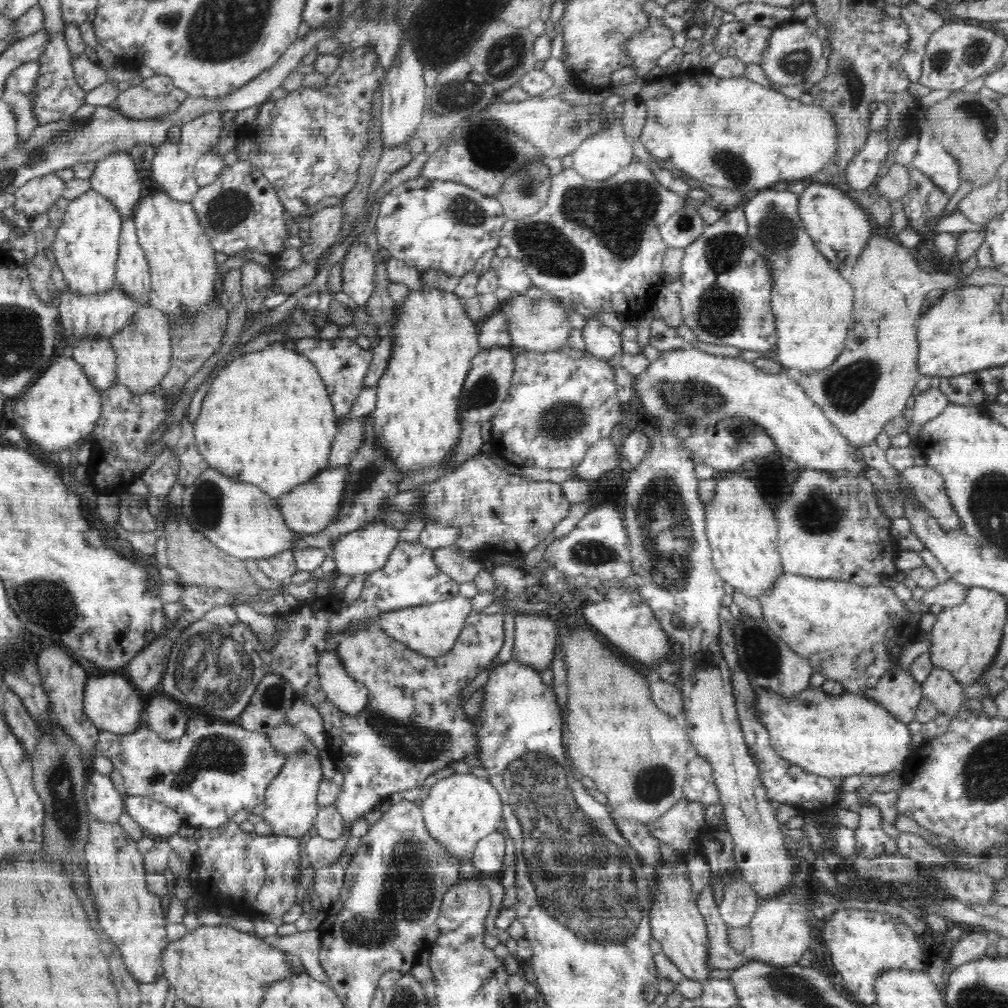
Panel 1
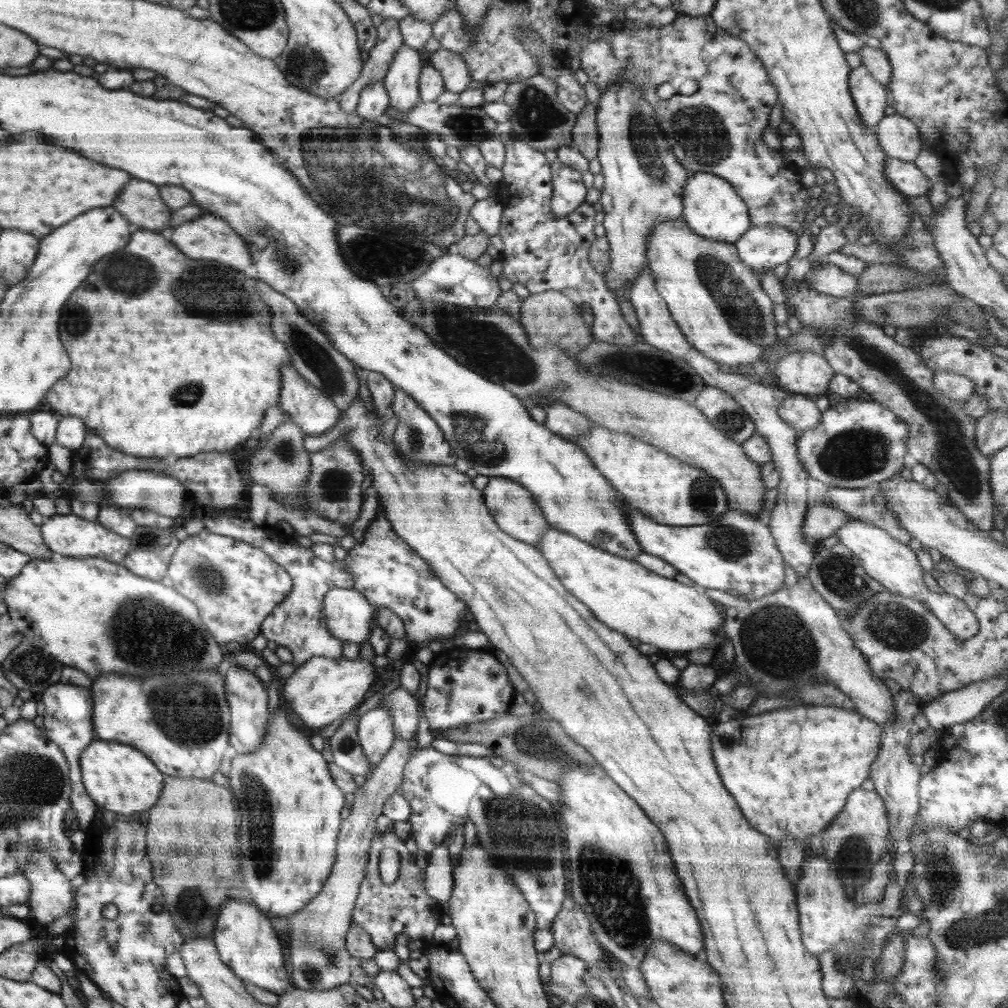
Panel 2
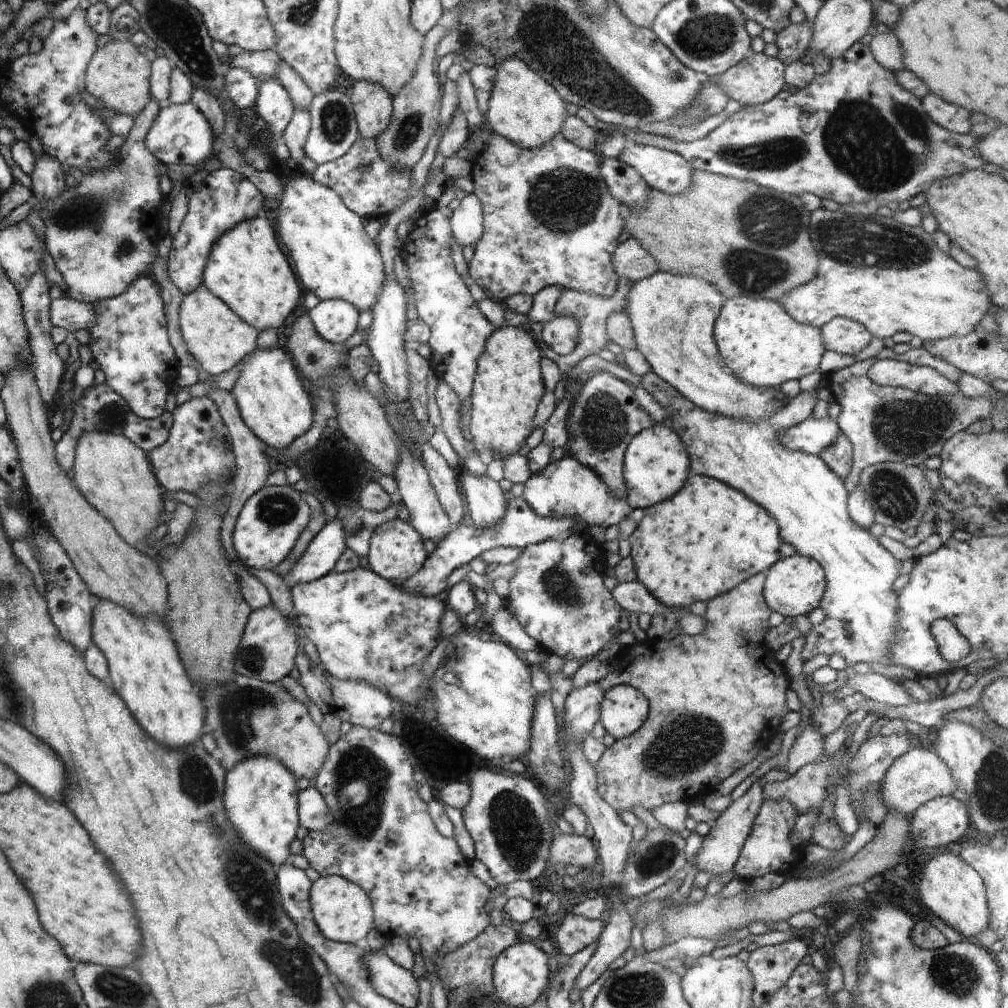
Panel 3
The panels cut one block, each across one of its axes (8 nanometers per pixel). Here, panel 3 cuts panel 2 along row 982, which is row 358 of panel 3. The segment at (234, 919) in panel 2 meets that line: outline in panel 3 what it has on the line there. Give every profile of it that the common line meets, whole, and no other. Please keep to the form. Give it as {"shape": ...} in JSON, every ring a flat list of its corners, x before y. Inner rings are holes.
{"shape":[[257,348,250,356,246,358,246,364,240,367,240,377,231,393,240,416,249,429,266,445,285,450,286,446,289,447,312,427,314,409,310,390,286,349]]}

